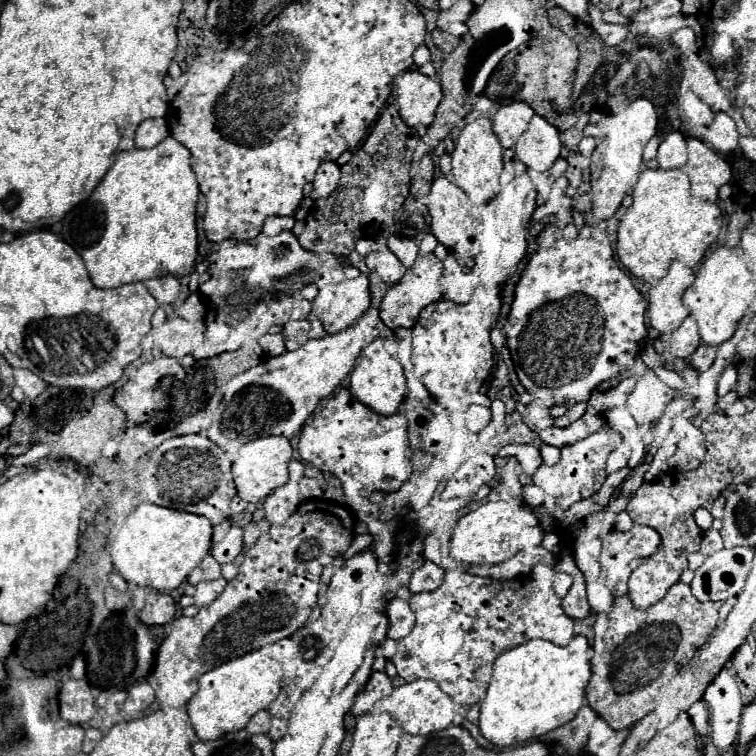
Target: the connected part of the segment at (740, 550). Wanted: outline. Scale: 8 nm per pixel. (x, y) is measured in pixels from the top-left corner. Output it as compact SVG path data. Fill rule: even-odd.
M736 546L708 554L690 582L696 600L724 602L738 596L752 568L752 550L752 546Z

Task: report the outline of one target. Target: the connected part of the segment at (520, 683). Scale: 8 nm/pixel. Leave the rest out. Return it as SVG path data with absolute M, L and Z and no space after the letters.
M574 636L566 648L556 646L556 644L548 642L548 640L526 640L524 644L520 644L520 646L516 646L516 648L510 648L508 652L502 652L502 654L496 658L496 662L494 662L494 678L492 678L488 690L486 690L486 696L480 700L480 718L478 718L480 734L482 734L490 744L506 748L506 746L520 744L520 742L526 742L526 740L532 740L532 738L540 738L540 736L544 736L546 732L550 732L550 730L554 730L554 728L570 722L570 720L578 714L578 710L582 708L582 704L584 704L584 688L586 688L586 682L588 682L588 678L590 678L590 668L588 668L588 660L586 660L586 650L588 650L588 640L586 640L584 636Z

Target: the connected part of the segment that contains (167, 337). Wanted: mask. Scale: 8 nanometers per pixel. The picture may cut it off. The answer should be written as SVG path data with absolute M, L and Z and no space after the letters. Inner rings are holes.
M170 318L152 330L154 344L162 348L166 356L182 358L190 354L190 322L182 318Z

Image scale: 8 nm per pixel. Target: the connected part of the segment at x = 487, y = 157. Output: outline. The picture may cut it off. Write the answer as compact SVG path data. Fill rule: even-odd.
M476 118L468 122L456 142L456 150L452 154L452 180L470 196L472 204L484 204L492 200L500 192L500 172L502 172L502 154L504 148L500 146L496 134L492 132L492 122L490 118Z

